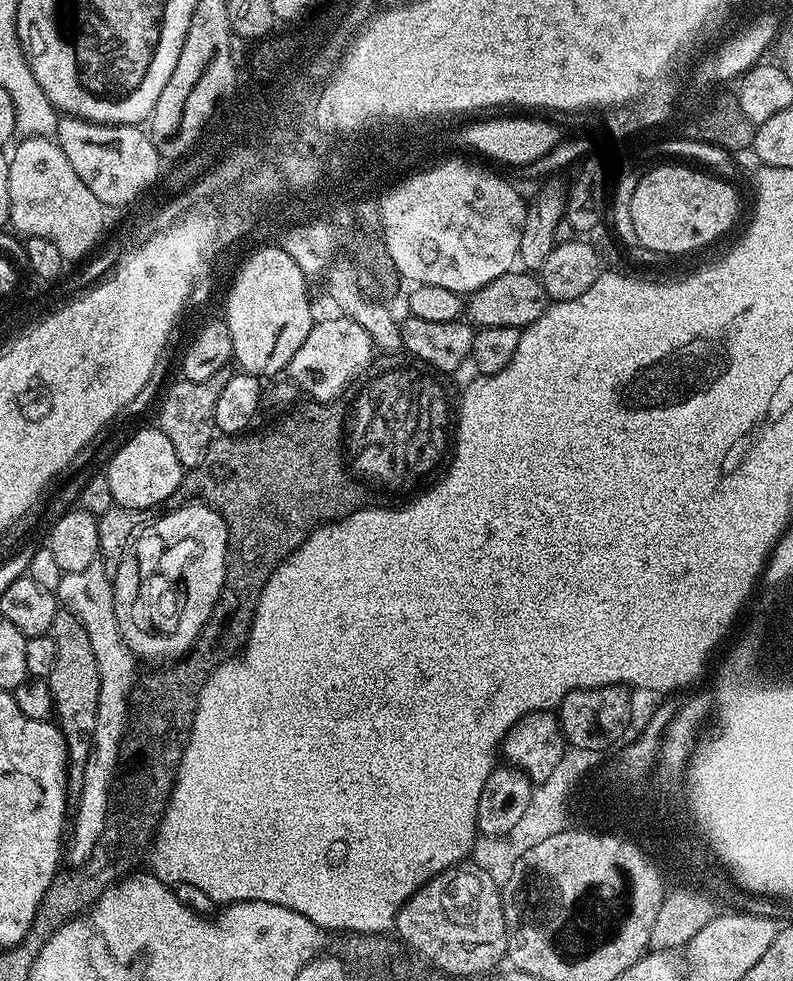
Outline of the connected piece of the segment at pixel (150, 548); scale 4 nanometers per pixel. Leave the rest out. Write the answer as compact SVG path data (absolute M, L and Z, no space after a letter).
M188 502L185 508L176 508L173 512L165 514L161 520L156 520L153 524L149 523L143 534L132 545L131 552L126 554L126 558L122 562L122 566L118 566L118 574L114 577L114 614L118 618L118 626L122 638L126 642L126 646L131 650L137 658L144 660L168 660L164 662L172 662L177 658L183 657L190 646L192 636L195 636L196 628L203 627L201 620L207 615L207 603L211 601L211 597L216 595L216 589L220 586L220 577L222 570L228 566L228 527L223 519L217 519L214 510L209 508L207 504L199 502Z

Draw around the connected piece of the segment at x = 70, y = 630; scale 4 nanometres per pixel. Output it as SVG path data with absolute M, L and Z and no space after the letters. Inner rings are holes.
M67 610L57 611L53 620L50 635L58 642L58 659L54 665L54 670L48 675L47 683L49 694L52 695L52 707L54 709L55 719L58 721L60 732L64 735L64 743L68 746L68 767L66 775L68 786L66 796L69 801L76 802L83 789L83 771L88 762L88 756L91 753L91 738L94 734L95 718L98 715L99 684L98 662L94 662L94 650L90 647L90 638L82 626L78 617L72 615Z

